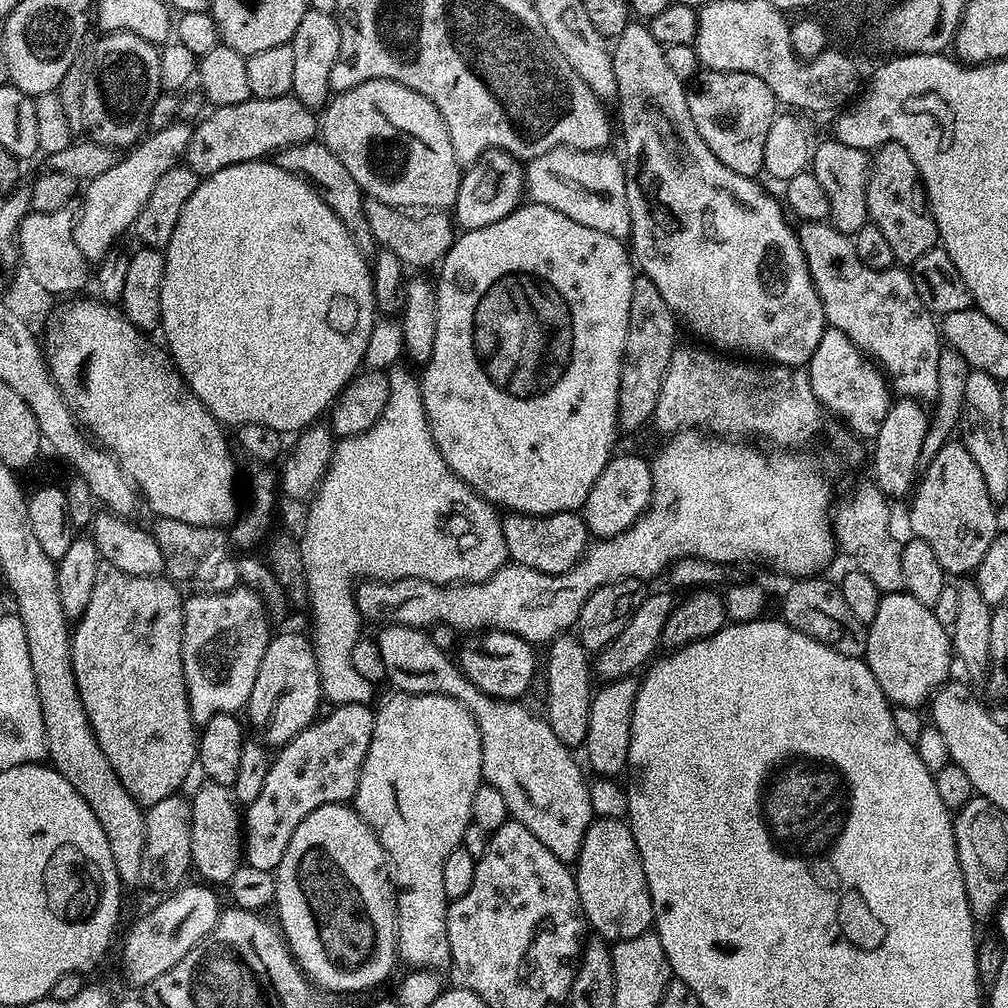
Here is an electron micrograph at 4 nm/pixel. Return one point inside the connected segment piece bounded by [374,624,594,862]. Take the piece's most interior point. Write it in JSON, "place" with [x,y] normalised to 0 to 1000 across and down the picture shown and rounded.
{"place":[541,785]}

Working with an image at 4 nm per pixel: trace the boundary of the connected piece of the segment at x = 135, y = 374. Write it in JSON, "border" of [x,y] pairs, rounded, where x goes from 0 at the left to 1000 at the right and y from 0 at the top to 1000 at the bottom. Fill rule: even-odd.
{"border":[[[83,296],[61,301],[42,329],[48,366],[76,418],[119,457],[119,463],[127,469],[138,491],[147,495],[156,513],[179,515],[213,526],[218,524],[217,520],[233,517],[234,456],[226,445],[218,418],[213,417],[206,410],[206,404],[187,386],[166,348],[158,340],[147,337],[151,335],[134,325],[114,301],[98,296],[79,297]]]}

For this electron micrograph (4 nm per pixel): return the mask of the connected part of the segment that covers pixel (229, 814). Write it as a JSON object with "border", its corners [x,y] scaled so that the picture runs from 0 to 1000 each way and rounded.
{"border":[[[199,777],[199,782],[188,790],[190,818],[188,819],[188,847],[190,861],[198,864],[207,878],[225,878],[232,863],[240,856],[240,806],[225,778]]]}

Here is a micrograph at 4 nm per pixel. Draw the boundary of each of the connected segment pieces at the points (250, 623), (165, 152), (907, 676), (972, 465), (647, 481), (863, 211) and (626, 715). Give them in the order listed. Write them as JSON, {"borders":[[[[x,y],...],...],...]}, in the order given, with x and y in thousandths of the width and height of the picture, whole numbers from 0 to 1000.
{"borders":[[[[235,581],[227,587],[203,587],[201,589],[188,590],[183,597],[183,636],[181,637],[181,661],[183,662],[183,672],[185,673],[185,688],[188,696],[188,708],[190,714],[196,720],[201,720],[204,716],[208,716],[208,712],[212,712],[221,706],[231,708],[237,707],[239,704],[245,703],[246,693],[248,692],[248,685],[252,685],[252,673],[256,673],[256,661],[260,661],[260,649],[264,649],[264,641],[270,636],[272,623],[269,623],[268,612],[265,605],[262,604],[262,598],[256,588],[251,583],[245,581]]],[[[172,121],[164,128],[148,130],[138,142],[126,148],[115,163],[105,169],[105,173],[97,173],[97,177],[86,180],[84,187],[87,188],[84,190],[82,188],[73,228],[73,240],[77,240],[77,248],[81,248],[84,258],[97,260],[106,250],[116,245],[115,237],[126,226],[128,229],[134,223],[157,177],[161,177],[165,169],[175,166],[184,158],[189,139],[190,127],[183,121]]],[[[899,586],[874,590],[871,609],[860,621],[856,656],[861,660],[871,681],[886,699],[904,702],[920,699],[937,679],[941,678],[946,648],[941,624],[927,613],[922,600],[911,597]]],[[[951,438],[937,440],[922,460],[916,461],[904,496],[905,505],[901,508],[904,531],[922,540],[931,558],[935,558],[937,568],[949,573],[967,568],[978,546],[982,546],[982,538],[986,538],[990,530],[990,500],[982,494],[982,486],[978,486],[978,474],[974,474],[966,454],[962,454],[962,446],[958,446],[958,442]]],[[[608,451],[603,461],[593,470],[593,478],[585,482],[577,505],[579,520],[588,533],[604,536],[634,518],[643,499],[647,497],[647,461],[635,452]]],[[[827,137],[817,139],[813,144],[810,143],[805,148],[804,170],[810,174],[812,181],[815,181],[815,188],[819,188],[819,196],[823,200],[823,212],[821,218],[825,225],[830,226],[836,234],[848,235],[855,224],[862,221],[861,205],[859,204],[859,185],[861,184],[861,168],[863,155],[858,148],[839,145]]],[[[630,670],[619,671],[615,675],[596,678],[588,686],[585,700],[585,720],[581,724],[581,732],[577,746],[583,749],[582,761],[591,765],[595,772],[614,771],[615,765],[623,762],[625,748],[625,716],[629,708],[629,692],[635,684],[635,675]]]]}

